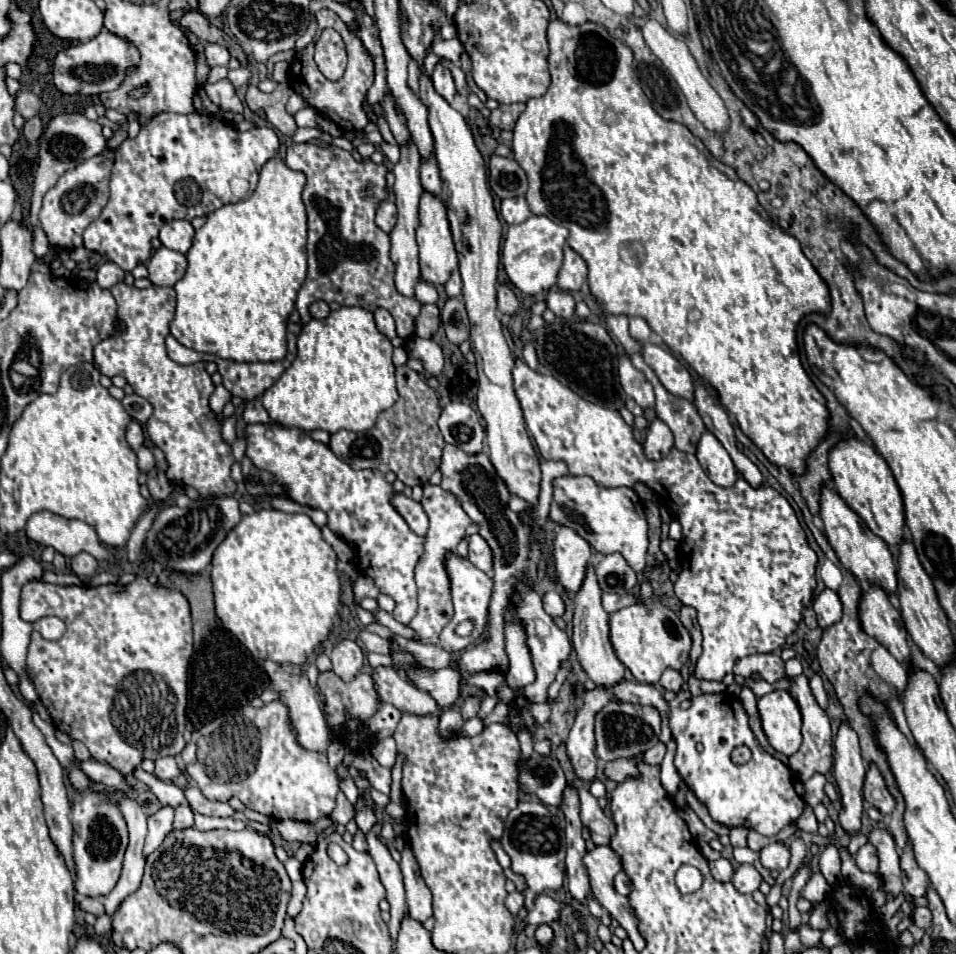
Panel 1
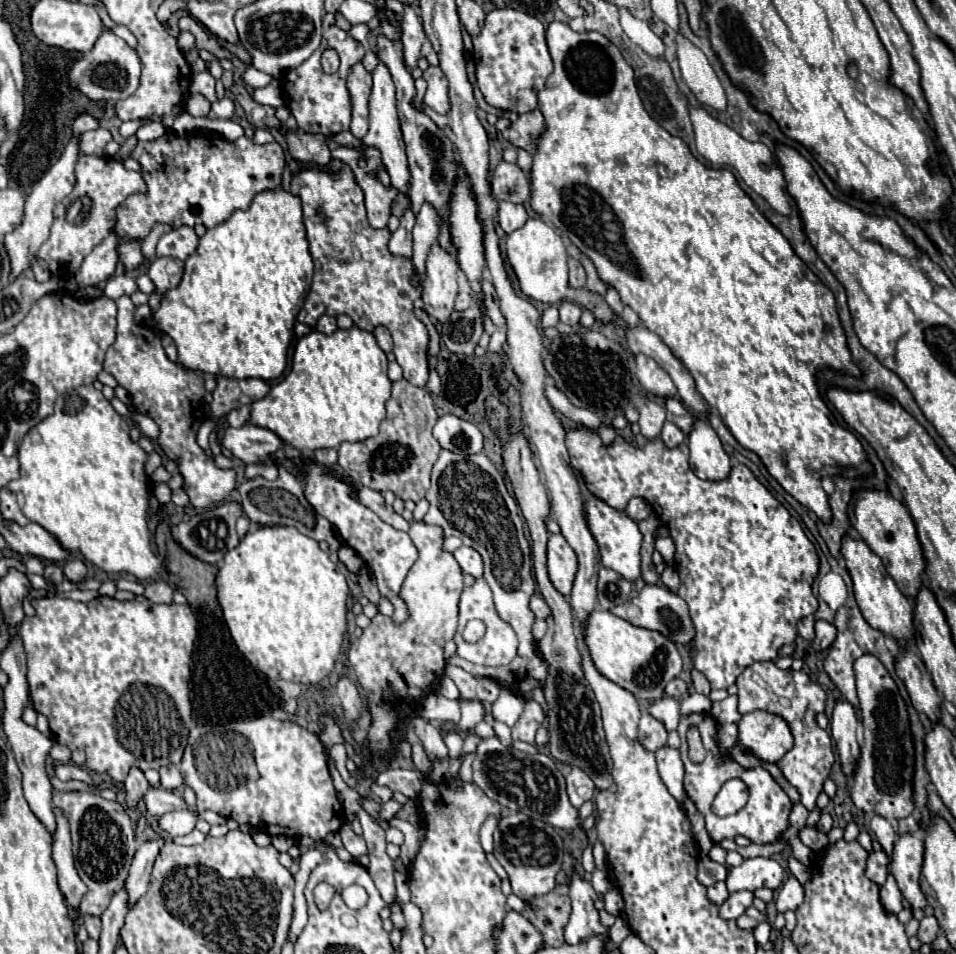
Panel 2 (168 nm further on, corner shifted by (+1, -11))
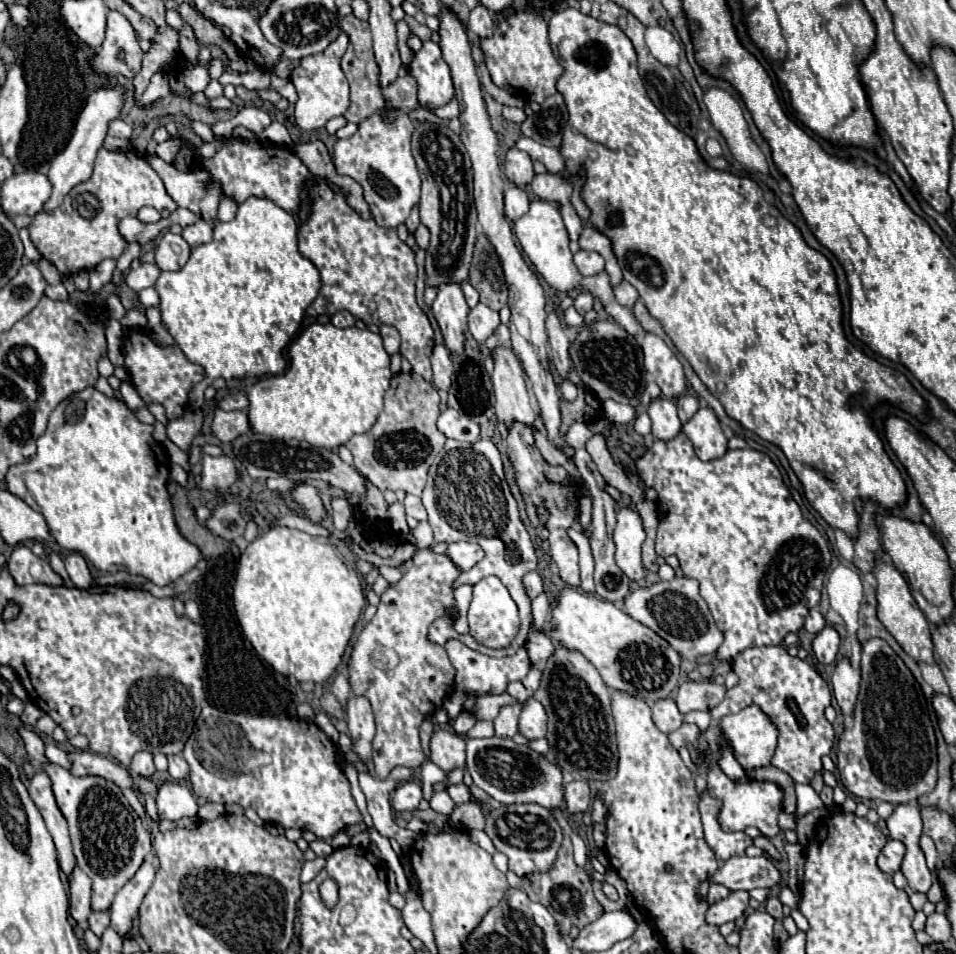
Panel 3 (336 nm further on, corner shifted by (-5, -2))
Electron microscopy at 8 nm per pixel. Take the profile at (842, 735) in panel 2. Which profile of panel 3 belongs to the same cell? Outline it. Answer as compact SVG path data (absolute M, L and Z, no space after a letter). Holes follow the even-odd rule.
M847 659L839 661L833 673L831 685L833 685L833 695L837 699L837 705L841 707L841 713L845 717L853 715L857 693L859 693L859 683L861 683L859 671L855 671Z

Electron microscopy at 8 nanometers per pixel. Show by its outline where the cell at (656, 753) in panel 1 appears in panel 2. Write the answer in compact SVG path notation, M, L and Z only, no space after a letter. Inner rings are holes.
M663 746L661 750L655 752L657 756L657 766L663 782L667 784L669 792L683 804L685 802L685 790L683 790L683 762L681 762L681 752L677 748Z

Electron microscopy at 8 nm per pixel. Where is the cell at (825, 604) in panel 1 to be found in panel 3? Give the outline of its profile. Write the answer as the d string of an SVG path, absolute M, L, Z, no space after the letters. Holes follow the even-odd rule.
M825 625L825 629L821 633L817 633L813 639L813 653L815 653L817 661L821 661L825 665L833 663L837 649L839 649L839 633L831 625Z

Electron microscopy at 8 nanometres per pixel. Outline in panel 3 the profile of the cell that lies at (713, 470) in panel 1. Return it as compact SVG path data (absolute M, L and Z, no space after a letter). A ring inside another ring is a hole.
M701 407L683 427L701 461L713 461L727 453L727 437L711 407Z

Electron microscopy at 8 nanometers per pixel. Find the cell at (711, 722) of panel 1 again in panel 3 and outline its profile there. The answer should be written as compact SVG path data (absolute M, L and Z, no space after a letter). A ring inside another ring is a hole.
M699 735L695 747L693 747L693 761L697 763L699 769L705 771L707 783L709 783L709 795L713 799L719 799L723 805L719 809L717 821L723 831L743 831L745 827L757 827L761 835L765 837L775 837L781 829L777 825L777 817L783 809L783 789L773 783L773 781L731 781L715 763L715 753L713 747L707 743L703 735Z

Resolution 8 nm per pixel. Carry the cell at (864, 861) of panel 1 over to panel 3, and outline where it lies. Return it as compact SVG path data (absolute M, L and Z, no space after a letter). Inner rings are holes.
M889 839L887 845L879 853L879 859L877 859L879 869L883 873L889 873L889 875L897 873L899 871L899 865L901 865L901 859L903 859L903 853L905 853L905 845L901 841Z

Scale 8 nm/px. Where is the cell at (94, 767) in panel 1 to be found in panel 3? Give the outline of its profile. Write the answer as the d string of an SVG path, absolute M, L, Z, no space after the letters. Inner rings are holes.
M45 745L45 755L47 755L47 759L49 759L51 763L57 763L57 765L61 765L61 767L65 767L65 769L71 767L69 753L67 753L63 747L59 747L59 745Z

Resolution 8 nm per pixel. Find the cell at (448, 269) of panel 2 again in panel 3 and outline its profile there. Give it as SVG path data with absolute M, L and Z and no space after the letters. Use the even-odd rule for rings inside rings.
M441 283L437 297L431 303L433 315L443 331L445 345L453 353L463 353L465 343L465 321L469 305L465 303L459 283Z

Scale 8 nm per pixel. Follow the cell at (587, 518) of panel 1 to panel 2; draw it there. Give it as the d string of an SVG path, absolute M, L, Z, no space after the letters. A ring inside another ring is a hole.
M595 496L587 498L585 506L587 506L587 514L589 514L589 528L591 528L597 544L599 544L599 550L601 550L601 564L605 568L615 570L625 580L635 582L641 576L641 554L639 554L639 550L641 550L641 542L643 542L643 536L637 528L637 522L633 522L625 512L619 512L619 510L607 506L605 502L601 502Z

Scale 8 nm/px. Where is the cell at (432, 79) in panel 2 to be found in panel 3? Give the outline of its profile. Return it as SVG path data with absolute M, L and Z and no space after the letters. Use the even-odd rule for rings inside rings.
M425 41L423 49L415 53L409 65L409 73L419 87L419 103L425 109L441 107L453 99L453 81L447 63L441 57L441 49L433 41Z

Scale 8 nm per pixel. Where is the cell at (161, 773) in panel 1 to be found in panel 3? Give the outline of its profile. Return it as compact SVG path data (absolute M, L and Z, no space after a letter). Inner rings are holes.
M181 755L167 757L167 759L169 759L169 775L171 775L175 781L183 781L183 779L189 775L189 765L187 765L187 761L185 761Z

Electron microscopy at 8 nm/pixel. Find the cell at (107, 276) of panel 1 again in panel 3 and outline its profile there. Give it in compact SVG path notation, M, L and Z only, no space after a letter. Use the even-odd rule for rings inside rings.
M139 263L135 267L131 267L125 275L123 281L133 289L133 291L141 291L145 287L153 287L157 277L159 277L159 267L153 263Z

